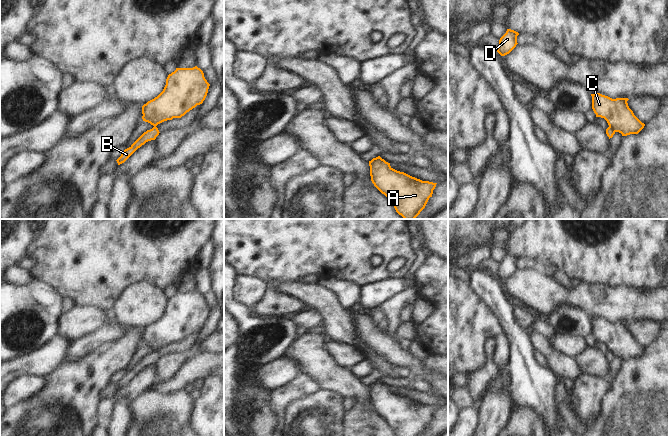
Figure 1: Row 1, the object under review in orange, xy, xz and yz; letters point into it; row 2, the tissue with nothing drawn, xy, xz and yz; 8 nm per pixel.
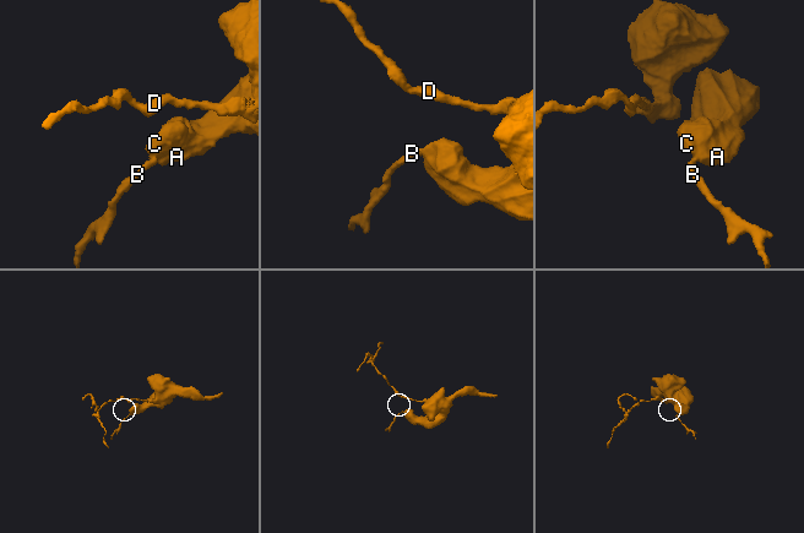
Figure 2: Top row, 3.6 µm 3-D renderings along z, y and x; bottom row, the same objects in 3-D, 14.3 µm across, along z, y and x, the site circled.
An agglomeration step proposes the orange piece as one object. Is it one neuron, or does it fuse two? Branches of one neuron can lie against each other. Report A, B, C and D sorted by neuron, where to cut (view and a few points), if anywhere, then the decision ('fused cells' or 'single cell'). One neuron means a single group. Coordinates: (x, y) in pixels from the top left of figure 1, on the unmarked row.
A C D / B | yz (609, 349), (615, 355) | fused cells

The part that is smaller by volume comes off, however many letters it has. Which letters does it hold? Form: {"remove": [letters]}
{"remove": ["B"]}

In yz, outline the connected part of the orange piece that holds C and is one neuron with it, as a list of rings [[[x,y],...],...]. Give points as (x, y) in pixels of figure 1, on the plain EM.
[[[600,317],[591,318],[592,333],[596,341],[604,342],[608,349],[622,360],[638,358],[645,350],[629,332],[628,322],[612,323]]]

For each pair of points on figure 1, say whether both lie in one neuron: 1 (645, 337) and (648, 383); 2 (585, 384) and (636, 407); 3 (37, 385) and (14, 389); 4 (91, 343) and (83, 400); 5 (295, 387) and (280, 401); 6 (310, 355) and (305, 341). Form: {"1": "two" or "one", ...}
{"1": "two", "2": "two", "3": "one", "4": "two", "5": "one", "6": "one"}

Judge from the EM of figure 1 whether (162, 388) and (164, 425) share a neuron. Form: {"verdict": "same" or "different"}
{"verdict": "different"}

